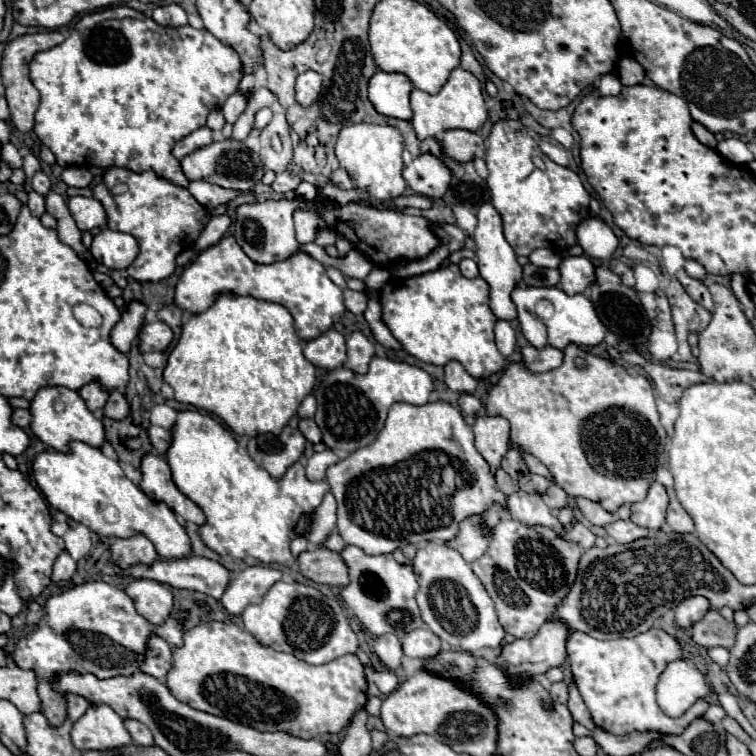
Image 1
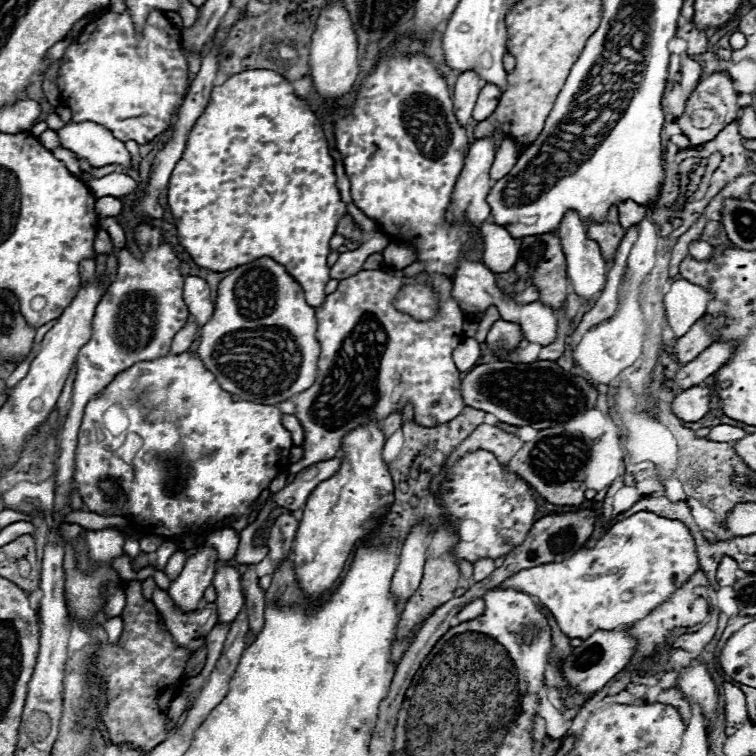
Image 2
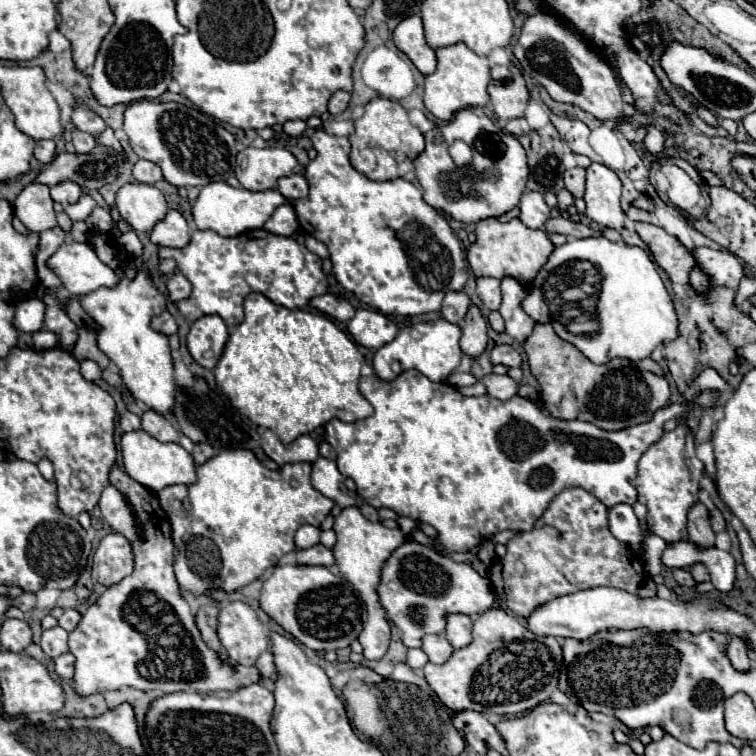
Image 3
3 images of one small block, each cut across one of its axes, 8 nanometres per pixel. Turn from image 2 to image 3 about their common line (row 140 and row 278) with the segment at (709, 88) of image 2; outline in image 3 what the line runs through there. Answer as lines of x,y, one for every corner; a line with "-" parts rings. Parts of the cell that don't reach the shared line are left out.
696,266
696,268
692,270
692,274
690,274
690,288
692,288
694,292
706,292
706,290
710,288
710,280
708,280
708,276
702,272
700,266

